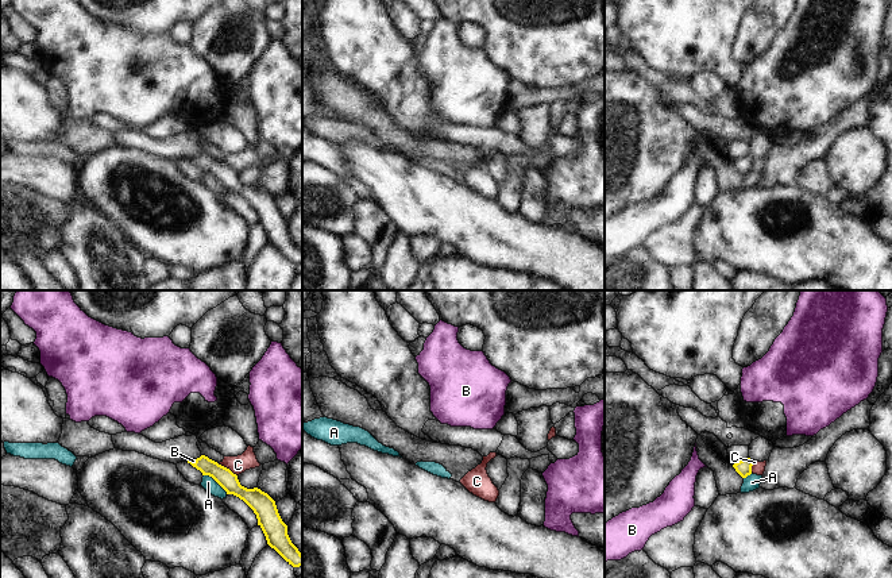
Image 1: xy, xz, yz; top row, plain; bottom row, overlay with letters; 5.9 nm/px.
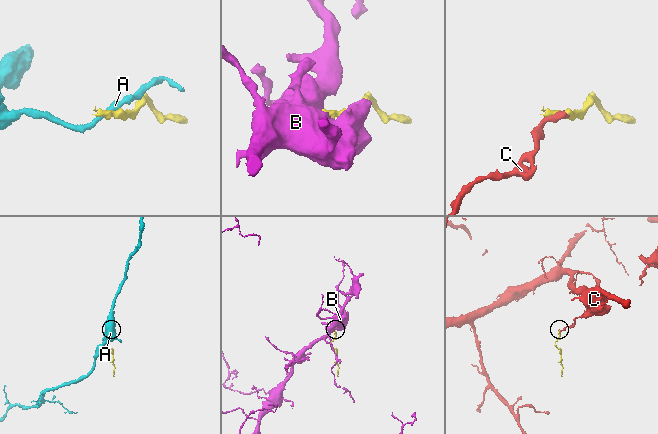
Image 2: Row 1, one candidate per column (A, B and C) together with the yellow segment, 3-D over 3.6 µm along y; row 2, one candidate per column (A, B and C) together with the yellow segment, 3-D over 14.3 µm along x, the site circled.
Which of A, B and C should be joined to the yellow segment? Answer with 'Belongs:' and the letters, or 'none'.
Belongs: B.

